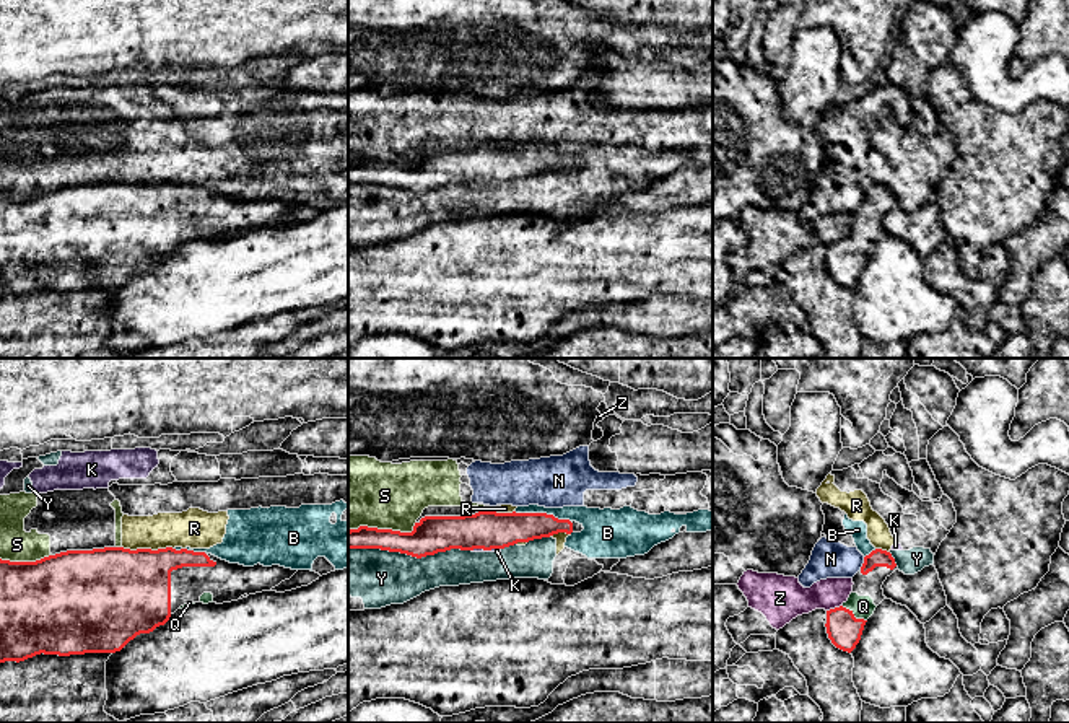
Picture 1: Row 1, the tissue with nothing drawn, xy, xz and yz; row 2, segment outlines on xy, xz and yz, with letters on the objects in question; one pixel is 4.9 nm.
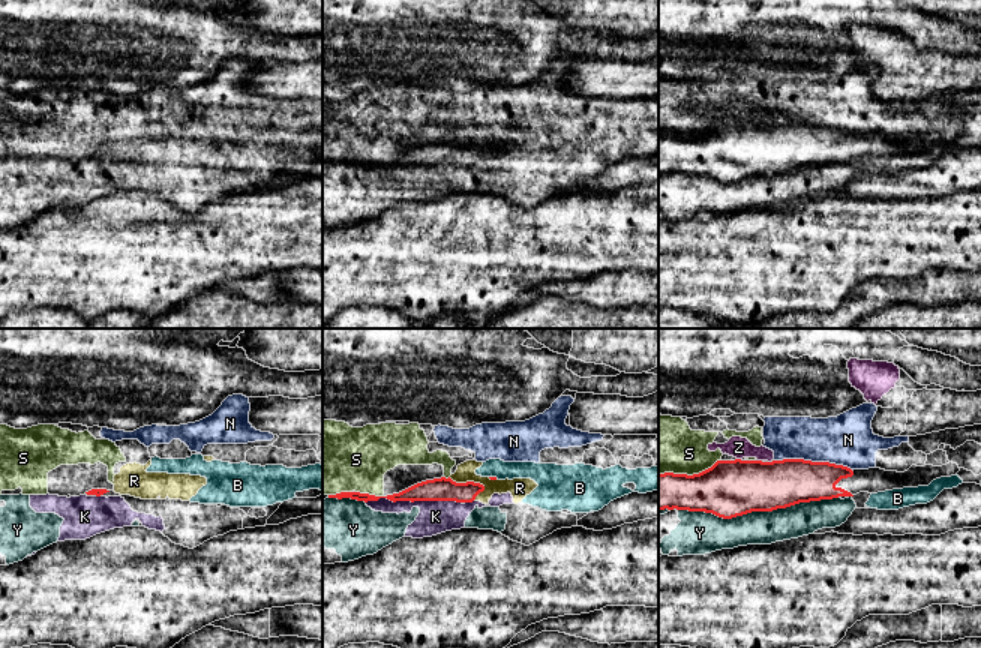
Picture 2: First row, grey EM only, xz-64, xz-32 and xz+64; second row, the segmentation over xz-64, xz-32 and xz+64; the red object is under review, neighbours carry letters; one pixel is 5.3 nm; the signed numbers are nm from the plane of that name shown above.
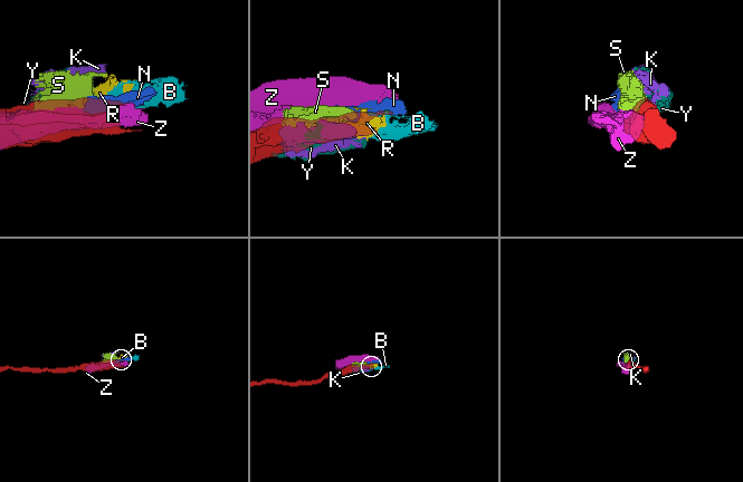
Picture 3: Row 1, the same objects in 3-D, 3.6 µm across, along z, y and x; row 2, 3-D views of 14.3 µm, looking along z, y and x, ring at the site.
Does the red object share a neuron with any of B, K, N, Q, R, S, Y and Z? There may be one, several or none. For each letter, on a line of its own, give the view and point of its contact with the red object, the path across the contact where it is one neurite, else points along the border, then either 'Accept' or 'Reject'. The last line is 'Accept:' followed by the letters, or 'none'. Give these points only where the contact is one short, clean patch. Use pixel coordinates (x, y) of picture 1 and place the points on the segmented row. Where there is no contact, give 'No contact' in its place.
B: Touches red at xz (542, 513). Boundary: xz (514, 512), (545, 512), (570, 521). Reject
K: Touches red at xz (485, 549). Reject
N: Touches red at yz (863, 564). Boundary: yz (864, 557), (859, 569). Reject
Q: Touches red at yz (853, 616). Accept
R: Touches red at xy (148, 549). Reject
S: Touches red at xz (384, 530). Reject
Y: Touches red at xz (410, 554). Reject
Z: Touches red at yz (835, 608). Reject
Accept: Q

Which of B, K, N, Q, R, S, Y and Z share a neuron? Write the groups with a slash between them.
B K N R S Y / Q / Z

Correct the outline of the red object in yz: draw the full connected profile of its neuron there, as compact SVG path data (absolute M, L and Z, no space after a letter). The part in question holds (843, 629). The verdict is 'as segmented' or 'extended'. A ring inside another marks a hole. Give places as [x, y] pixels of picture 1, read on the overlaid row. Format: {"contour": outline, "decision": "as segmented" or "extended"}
{"contour": "M875 549L864 557L861 570L853 576L853 591L846 602L825 614L825 627L831 643L851 653L861 640L867 619L885 599L882 585L898 570L890 552Z", "decision": "extended"}

